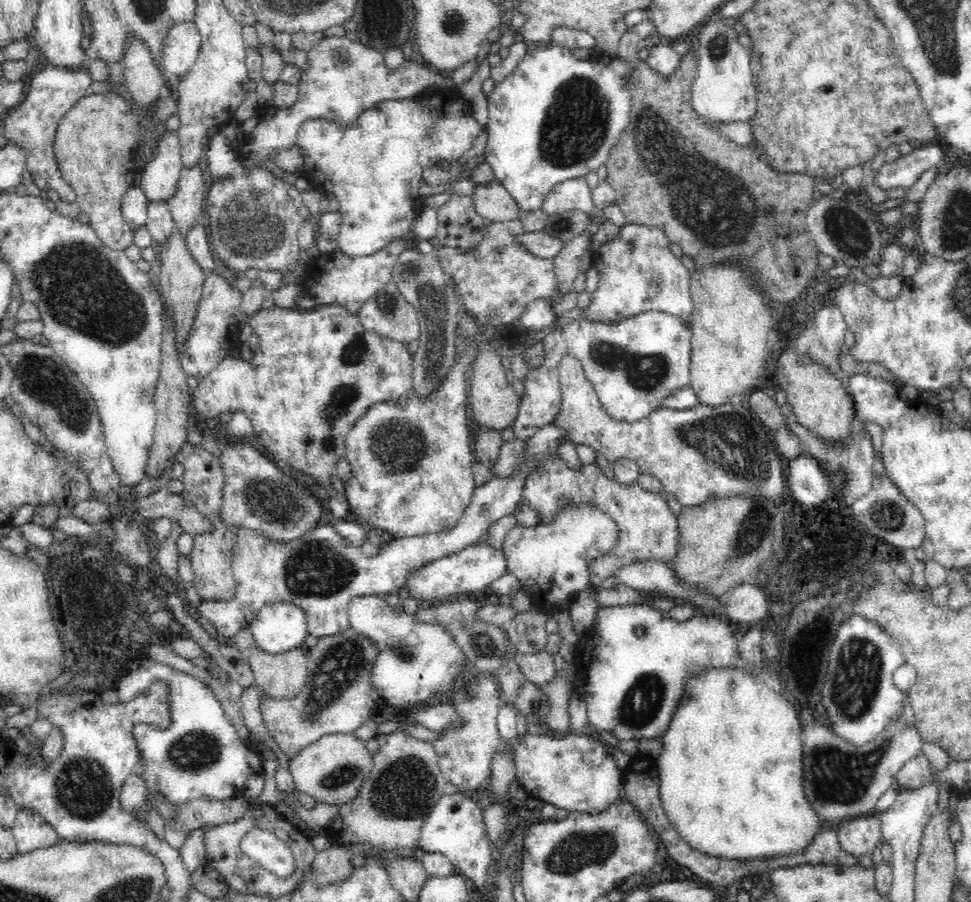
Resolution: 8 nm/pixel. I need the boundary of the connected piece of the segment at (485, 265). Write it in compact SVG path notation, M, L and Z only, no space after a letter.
M488 222L486 228L484 228L484 234L480 236L475 247L471 249L440 246L434 253L438 257L439 264L444 269L446 276L454 284L453 292L458 295L463 311L474 317L474 320L486 331L501 324L511 327L517 326L518 319L534 300L545 300L553 307L556 300L562 298L562 295L556 295L558 277L552 259L538 258L537 255L530 254L524 246L521 246L518 238L509 233L506 223Z

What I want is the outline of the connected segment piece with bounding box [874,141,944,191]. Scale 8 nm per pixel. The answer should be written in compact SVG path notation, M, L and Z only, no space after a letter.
M938 141L928 145L915 145L909 154L882 164L874 181L884 191L888 188L908 189L922 176L922 172L936 167L943 157L944 151Z

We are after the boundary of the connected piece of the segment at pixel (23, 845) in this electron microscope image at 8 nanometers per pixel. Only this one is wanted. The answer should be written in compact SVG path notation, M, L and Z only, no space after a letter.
M26 809L19 810L10 829L16 839L16 848L22 854L54 846L60 841L50 824L37 816L37 812L26 812Z

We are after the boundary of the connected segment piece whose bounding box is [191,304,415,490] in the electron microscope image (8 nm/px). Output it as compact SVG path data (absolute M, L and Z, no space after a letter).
M318 305L311 310L303 310L299 307L292 309L274 307L272 309L261 308L254 315L248 318L253 328L253 332L259 335L259 343L254 352L254 358L250 362L244 360L230 360L230 356L223 358L218 366L214 366L214 370L210 370L203 376L202 382L192 392L192 402L194 408L198 410L198 414L206 416L206 418L216 418L221 412L230 410L232 413L239 411L245 412L250 418L252 427L255 431L255 438L263 440L267 453L271 458L276 458L277 462L282 462L287 469L292 471L300 471L306 478L316 478L318 483L322 484L322 490L330 488L332 475L336 474L336 462L340 458L345 458L344 440L347 438L348 432L352 428L352 423L356 422L360 415L376 402L386 402L386 400L396 401L400 396L409 394L412 391L411 382L413 378L413 358L408 351L408 342L400 341L400 339L392 339L386 335L381 335L378 331L366 330L361 325L360 318L357 315L348 312L342 306L336 305Z

